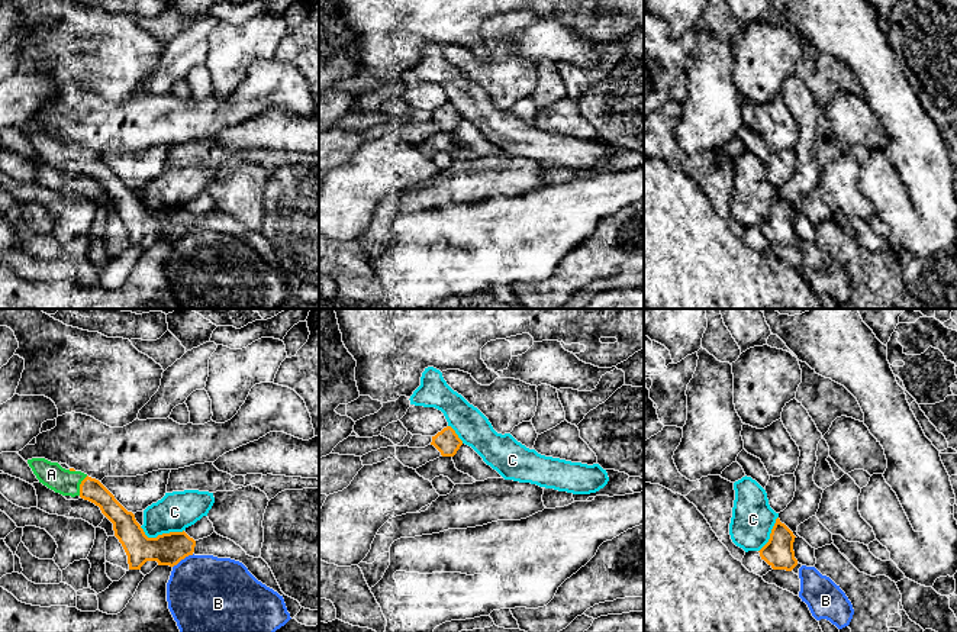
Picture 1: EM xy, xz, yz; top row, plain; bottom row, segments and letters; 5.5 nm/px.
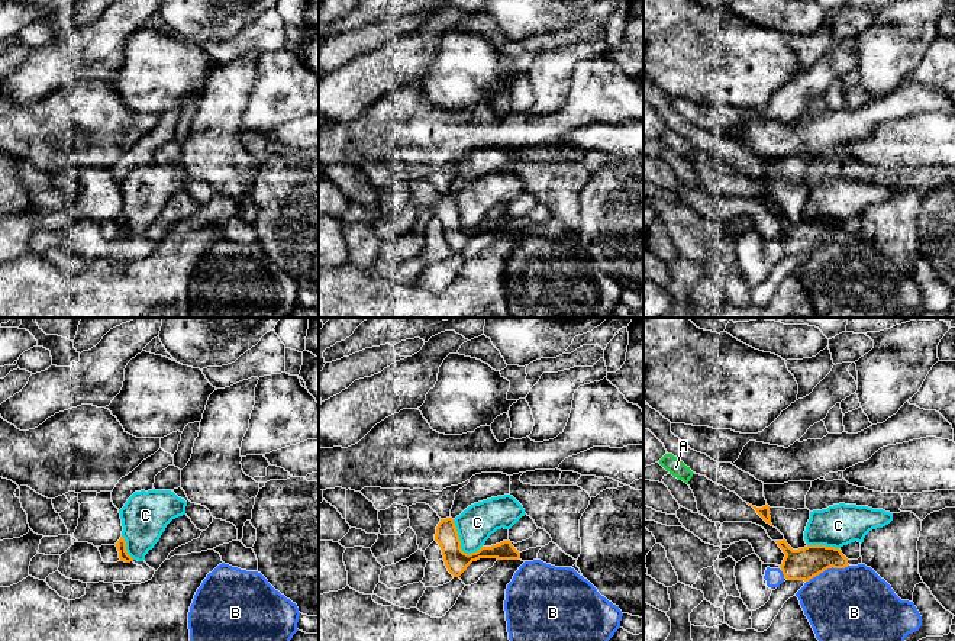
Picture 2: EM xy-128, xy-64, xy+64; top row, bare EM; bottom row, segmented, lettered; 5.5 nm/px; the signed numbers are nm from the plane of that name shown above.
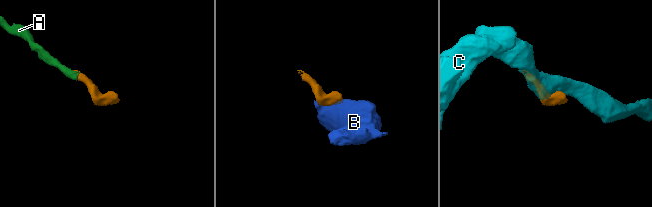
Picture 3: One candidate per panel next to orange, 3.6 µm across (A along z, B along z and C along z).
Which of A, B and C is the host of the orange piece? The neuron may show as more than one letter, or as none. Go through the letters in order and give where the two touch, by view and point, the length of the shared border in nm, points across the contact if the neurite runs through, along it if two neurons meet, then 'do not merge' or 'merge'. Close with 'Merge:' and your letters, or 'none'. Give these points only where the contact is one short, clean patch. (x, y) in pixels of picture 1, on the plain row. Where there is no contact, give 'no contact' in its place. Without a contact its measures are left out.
A: meets orange in xy at (80, 161); contact 120 nm long; merge
B: meets orange in xy at (183, 234); contact 140 nm long; border along xy (193, 229), (181, 234), (173, 242); do not merge
C: meets orange in xy at (161, 210); contact 240 nm long; border along xy (139, 202), (148, 212), (180, 208), (183, 205); do not merge
Merge: A

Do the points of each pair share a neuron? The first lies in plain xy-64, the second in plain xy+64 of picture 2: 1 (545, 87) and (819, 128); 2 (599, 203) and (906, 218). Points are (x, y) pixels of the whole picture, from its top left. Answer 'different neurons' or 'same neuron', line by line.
1: different neurons
2: different neurons

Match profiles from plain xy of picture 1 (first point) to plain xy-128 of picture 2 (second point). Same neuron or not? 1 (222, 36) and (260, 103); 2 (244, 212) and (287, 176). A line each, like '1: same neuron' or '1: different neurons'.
1: different neurons
2: different neurons

